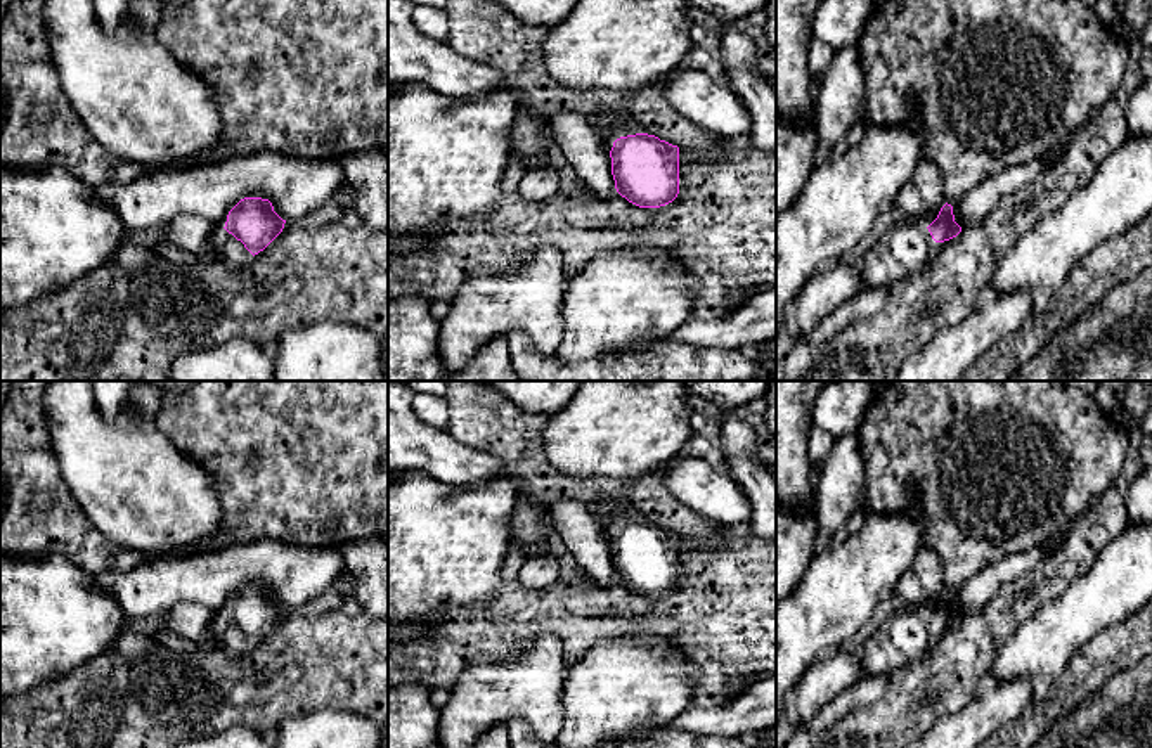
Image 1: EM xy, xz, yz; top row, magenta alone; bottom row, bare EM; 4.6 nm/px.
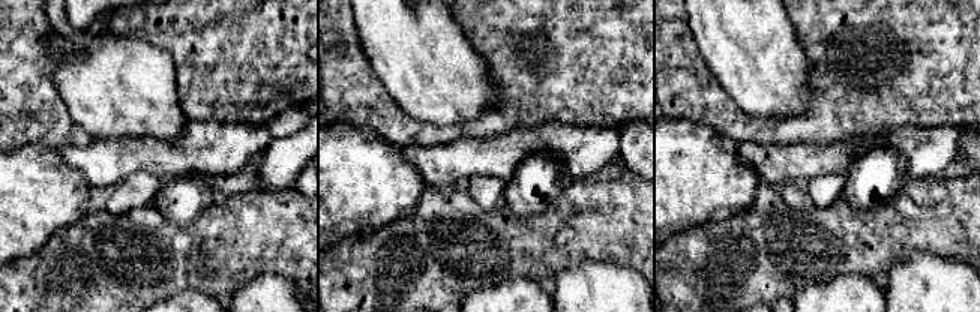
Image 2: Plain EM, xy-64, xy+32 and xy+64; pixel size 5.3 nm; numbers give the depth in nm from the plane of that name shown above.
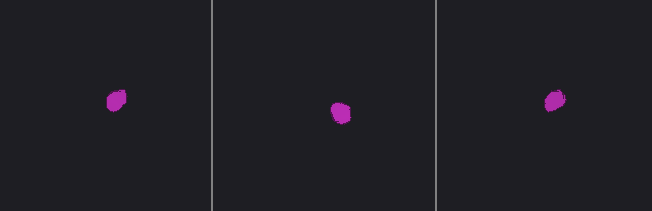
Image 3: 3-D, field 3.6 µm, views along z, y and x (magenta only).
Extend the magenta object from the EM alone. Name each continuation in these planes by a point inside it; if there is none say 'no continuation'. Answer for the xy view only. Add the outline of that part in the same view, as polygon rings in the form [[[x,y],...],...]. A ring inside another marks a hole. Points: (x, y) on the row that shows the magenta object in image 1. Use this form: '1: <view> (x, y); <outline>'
1: xy (227, 248); [[[227,230],[220,232],[210,253],[220,258],[229,268],[243,268],[253,258],[244,244]]]

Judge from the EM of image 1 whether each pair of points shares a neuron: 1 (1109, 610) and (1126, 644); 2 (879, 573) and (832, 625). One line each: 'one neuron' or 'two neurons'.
1: two neurons
2: one neuron

